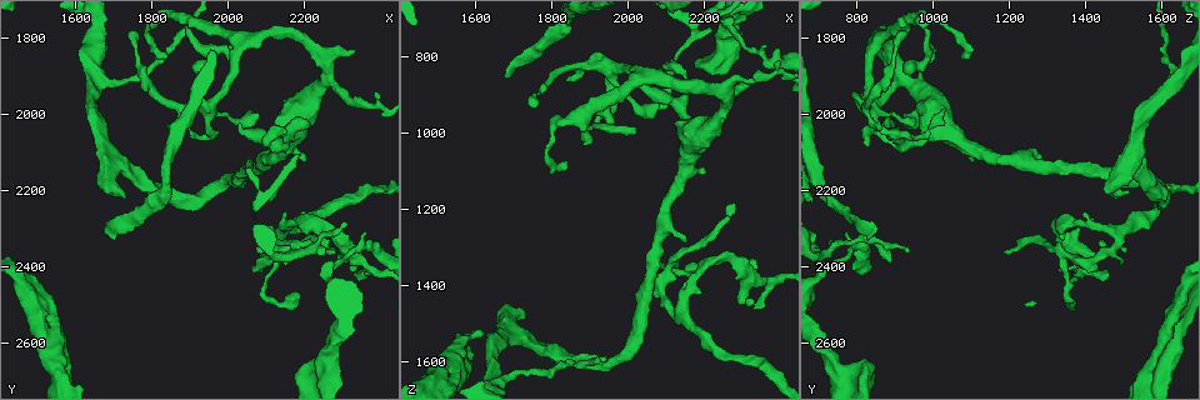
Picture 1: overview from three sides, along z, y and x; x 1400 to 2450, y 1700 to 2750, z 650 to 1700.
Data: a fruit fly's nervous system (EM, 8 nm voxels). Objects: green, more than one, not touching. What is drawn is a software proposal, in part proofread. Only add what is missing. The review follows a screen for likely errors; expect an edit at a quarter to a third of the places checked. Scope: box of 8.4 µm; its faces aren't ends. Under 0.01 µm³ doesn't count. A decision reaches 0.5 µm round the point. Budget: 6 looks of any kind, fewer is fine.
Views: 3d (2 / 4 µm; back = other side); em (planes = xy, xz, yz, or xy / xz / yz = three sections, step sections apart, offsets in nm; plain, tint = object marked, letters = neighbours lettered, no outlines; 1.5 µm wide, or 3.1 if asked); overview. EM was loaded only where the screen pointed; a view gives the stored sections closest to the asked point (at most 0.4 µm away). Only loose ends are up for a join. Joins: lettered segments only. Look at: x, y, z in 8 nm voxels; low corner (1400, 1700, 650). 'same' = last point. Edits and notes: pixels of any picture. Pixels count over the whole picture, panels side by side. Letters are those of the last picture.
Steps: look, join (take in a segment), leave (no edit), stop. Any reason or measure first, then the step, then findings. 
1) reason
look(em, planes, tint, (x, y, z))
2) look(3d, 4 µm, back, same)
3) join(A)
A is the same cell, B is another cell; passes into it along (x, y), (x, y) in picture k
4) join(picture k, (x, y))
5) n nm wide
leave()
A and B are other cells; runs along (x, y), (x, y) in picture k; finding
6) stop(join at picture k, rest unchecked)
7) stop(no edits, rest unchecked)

branch stops here
look(3d, 4 µm, (1670, 2295, 855))

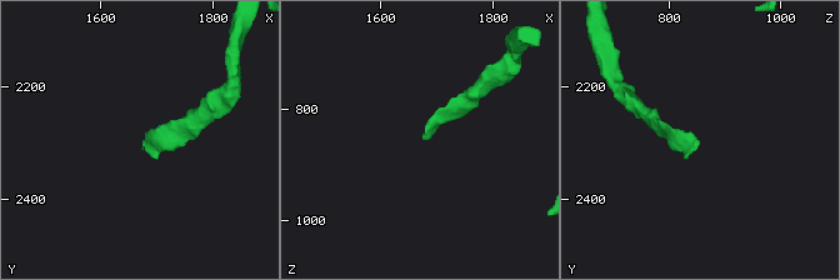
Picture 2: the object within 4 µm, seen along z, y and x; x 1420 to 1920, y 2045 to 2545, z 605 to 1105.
need the tissue
look(em, planes, letters, (1675, 2295, 850))

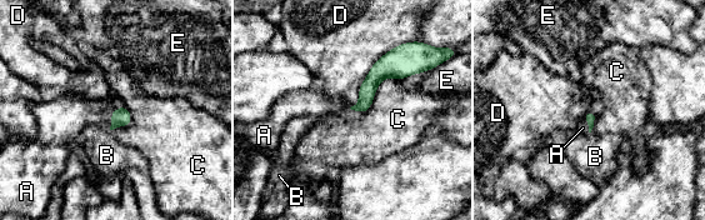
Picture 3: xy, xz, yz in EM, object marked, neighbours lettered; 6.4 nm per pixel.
join(A)
A is the same cell, B, C, D and E are other cells; passes into it along (121, 116), (111, 120), (74, 114) in picture 3; it goes on there

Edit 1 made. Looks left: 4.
look(overview)

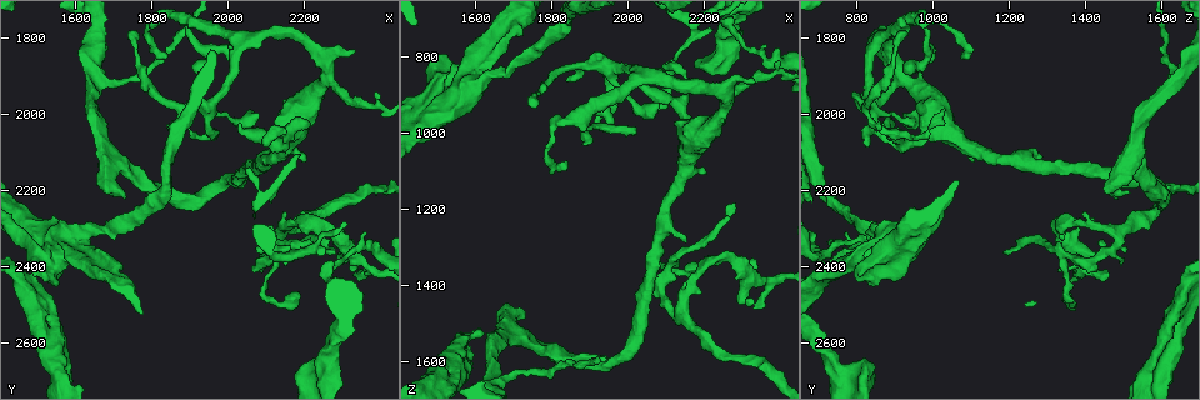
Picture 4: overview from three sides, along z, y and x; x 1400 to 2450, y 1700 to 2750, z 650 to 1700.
tapers out
look(em, xy, step 4, letters, (2280, 2360, 1190))

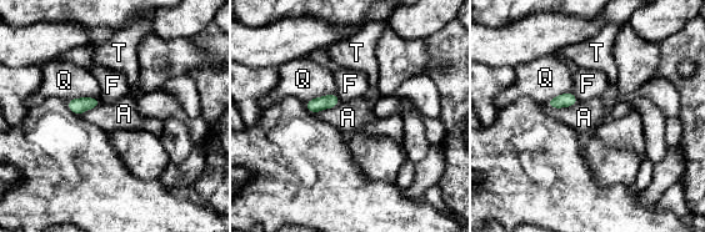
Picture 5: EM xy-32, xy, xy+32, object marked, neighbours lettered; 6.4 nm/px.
look(em, planes, letters, same)

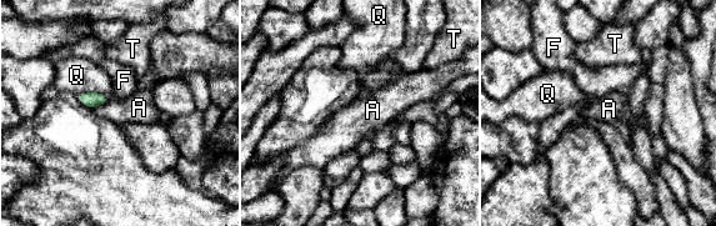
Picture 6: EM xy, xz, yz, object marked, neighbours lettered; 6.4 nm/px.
100 nm wide; Q touches over 220 nm
leave()
A, F, Q and T are other cells; none of them fits

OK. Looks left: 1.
tapers out
look(em, planes, letters, (2160, 2390, 1500))

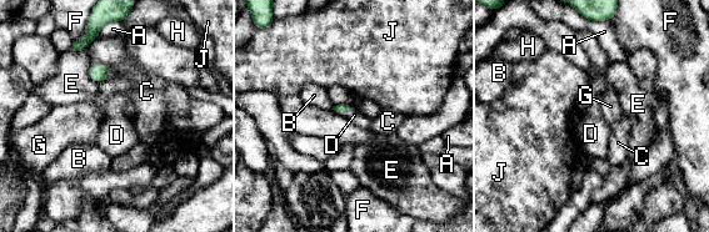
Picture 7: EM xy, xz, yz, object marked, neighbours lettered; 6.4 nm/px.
E touches over 140 nm
join(D)
D is the same cell, A, B, C, E, F, G, H and J are other cells; it goes on there

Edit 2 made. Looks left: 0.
stop(join at picture 3, join at picture 7, rest unchecked)

